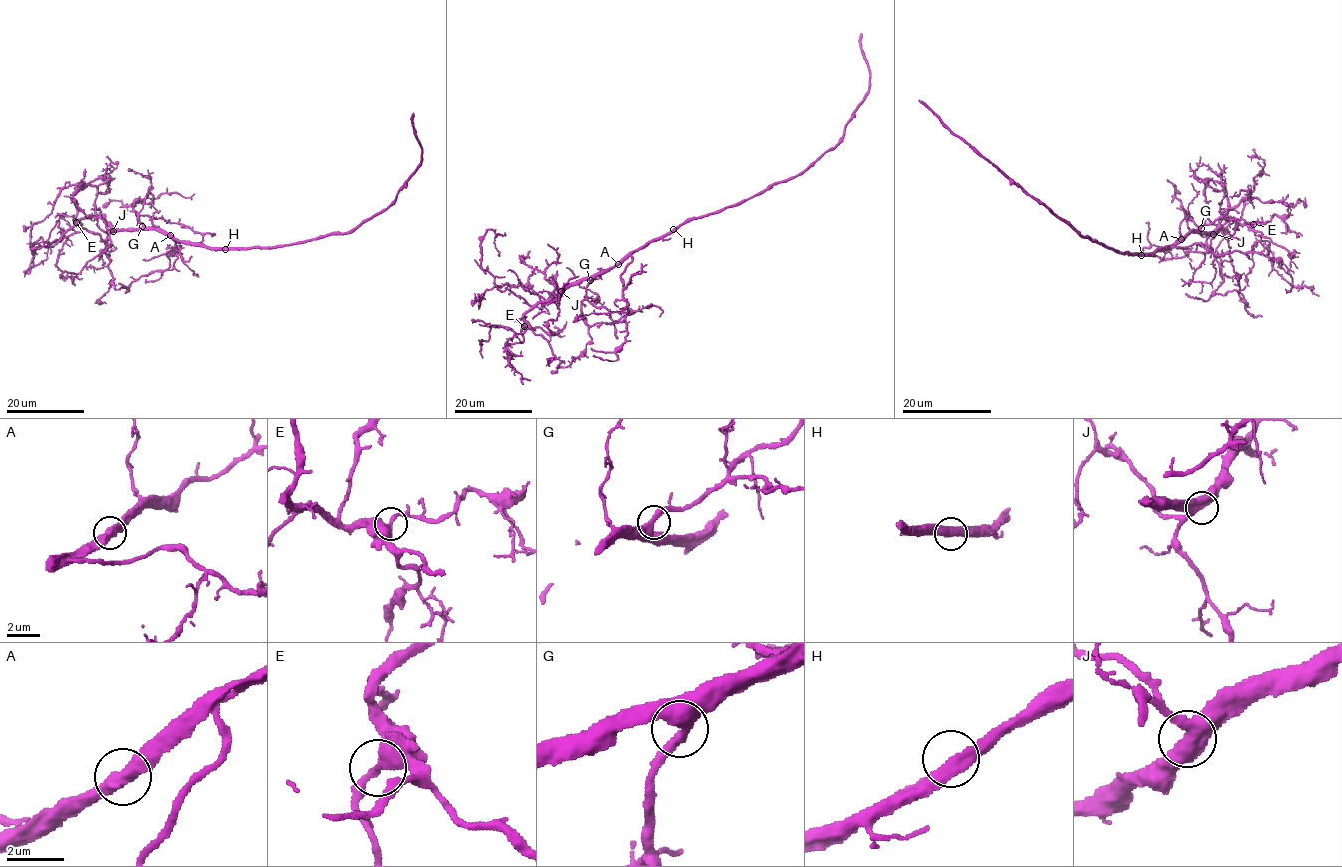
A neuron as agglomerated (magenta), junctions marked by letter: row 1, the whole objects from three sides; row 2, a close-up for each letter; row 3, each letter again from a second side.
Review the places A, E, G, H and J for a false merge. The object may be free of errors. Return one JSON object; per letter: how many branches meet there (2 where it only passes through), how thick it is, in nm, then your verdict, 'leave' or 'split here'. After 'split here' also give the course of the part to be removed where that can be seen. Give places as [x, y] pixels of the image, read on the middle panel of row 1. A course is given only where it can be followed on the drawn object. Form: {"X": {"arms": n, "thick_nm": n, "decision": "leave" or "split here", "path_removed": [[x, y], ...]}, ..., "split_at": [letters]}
{"A": {"arms": 2, "thick_nm": 500, "decision": "leave"}, "E": {"arms": 2, "thick_nm": 440, "decision": "leave"}, "G": {"arms": 2, "thick_nm": 480, "decision": "leave"}, "H": {"arms": 2, "thick_nm": 480, "decision": "leave"}, "J": {"arms": 3, "thick_nm": 480, "decision": "leave"}, "split_at": []}

